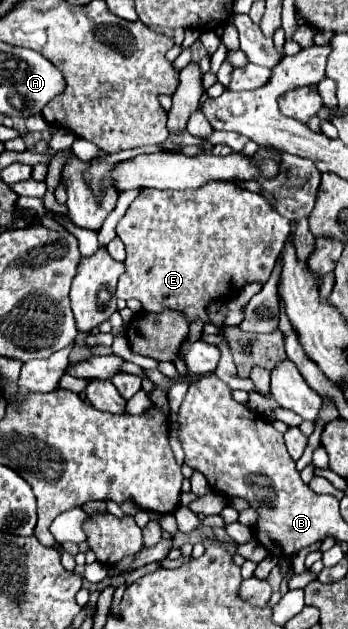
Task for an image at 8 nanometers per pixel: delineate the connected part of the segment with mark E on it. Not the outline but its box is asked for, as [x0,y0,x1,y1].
[116,181,290,321]

